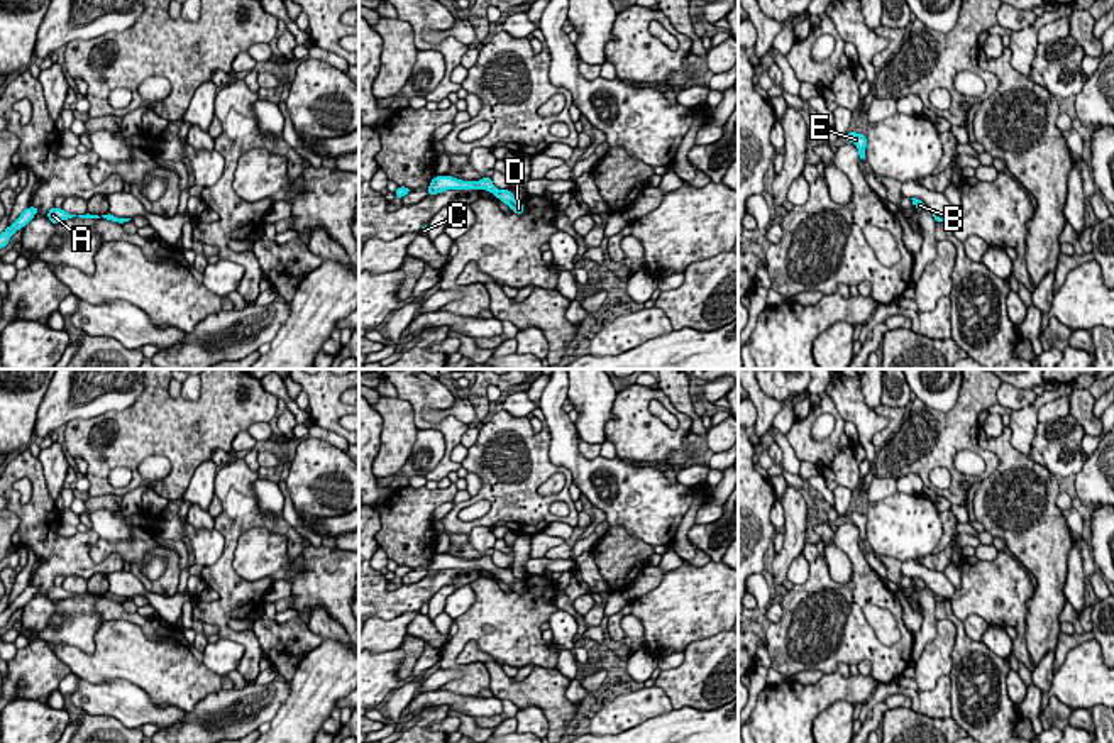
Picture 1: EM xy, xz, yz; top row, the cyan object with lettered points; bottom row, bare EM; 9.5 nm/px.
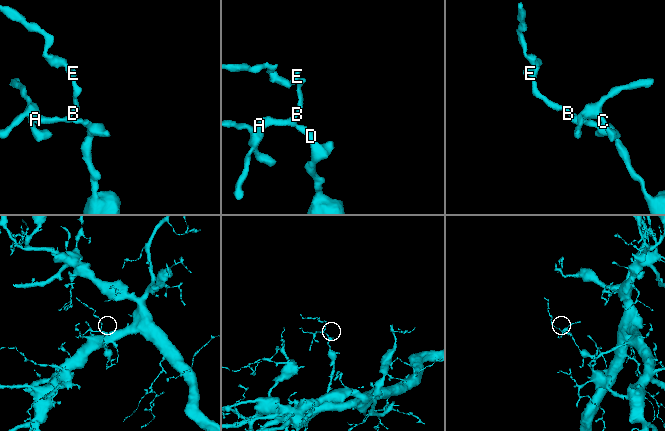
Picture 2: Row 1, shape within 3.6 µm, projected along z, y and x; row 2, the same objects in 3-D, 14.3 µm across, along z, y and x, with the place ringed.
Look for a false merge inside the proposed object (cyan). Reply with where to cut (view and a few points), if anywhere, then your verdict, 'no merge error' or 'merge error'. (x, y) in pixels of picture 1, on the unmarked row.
cut none; no merge error

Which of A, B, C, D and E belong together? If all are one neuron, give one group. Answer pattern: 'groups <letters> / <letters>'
groups A B C D E

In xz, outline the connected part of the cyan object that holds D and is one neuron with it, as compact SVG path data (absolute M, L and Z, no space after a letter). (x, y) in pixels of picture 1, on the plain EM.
M435 555L428 564L428 575L447 569L486 569L499 577L505 584L513 587L513 592L523 594L523 581L516 582L510 569L498 569L491 557L483 557L479 560L462 560L452 555Z

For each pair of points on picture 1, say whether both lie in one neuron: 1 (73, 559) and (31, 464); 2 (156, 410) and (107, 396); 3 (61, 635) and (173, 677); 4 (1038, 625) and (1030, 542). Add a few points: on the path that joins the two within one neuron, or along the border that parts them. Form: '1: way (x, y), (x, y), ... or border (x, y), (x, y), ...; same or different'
1: way (46, 544), (39, 542), (39, 491); same
2: border (146, 386), (127, 407), (107, 410), (93, 417); different
3: border (104, 621), (95, 633), (92, 654), (55, 643); different
4: way (1045, 605), (1047, 562); same

